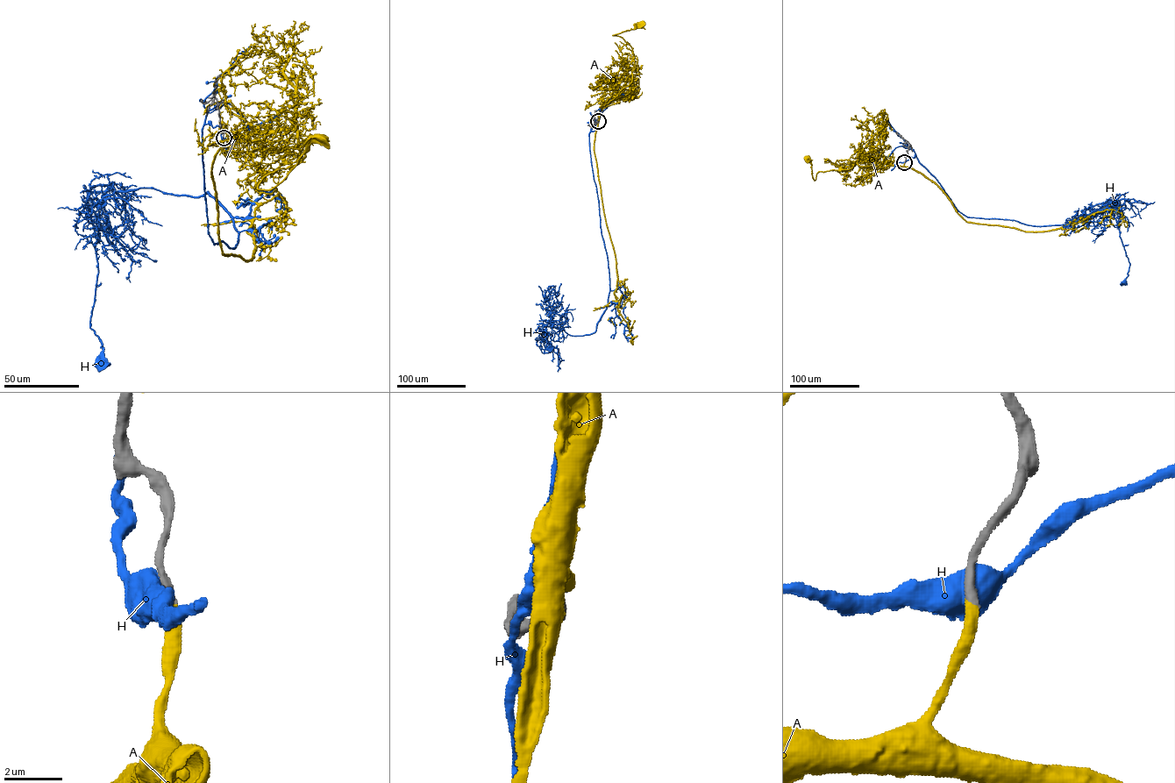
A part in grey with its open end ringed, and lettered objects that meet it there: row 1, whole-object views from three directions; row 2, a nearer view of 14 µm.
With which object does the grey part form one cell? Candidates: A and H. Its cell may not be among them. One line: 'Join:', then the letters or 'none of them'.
Join: A

